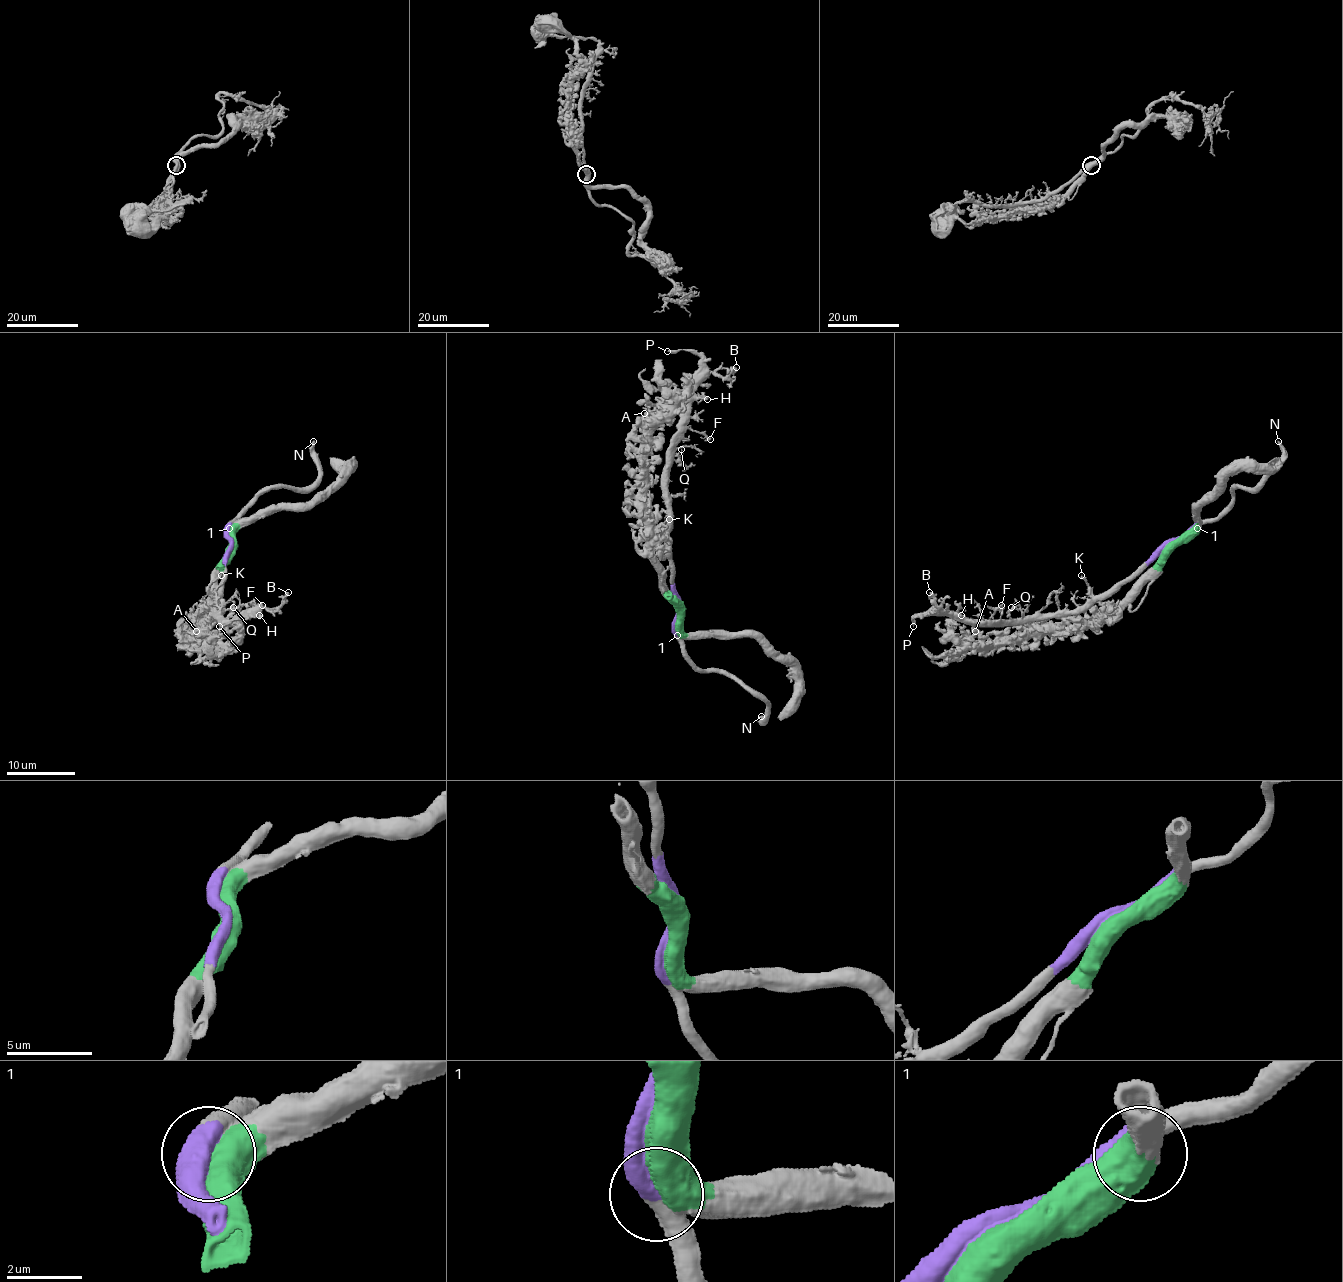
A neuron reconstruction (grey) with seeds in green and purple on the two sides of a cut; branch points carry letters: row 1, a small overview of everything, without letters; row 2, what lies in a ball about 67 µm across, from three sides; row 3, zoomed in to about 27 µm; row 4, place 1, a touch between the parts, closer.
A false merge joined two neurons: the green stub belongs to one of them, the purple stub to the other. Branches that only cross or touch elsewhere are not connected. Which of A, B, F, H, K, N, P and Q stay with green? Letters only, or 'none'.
A

